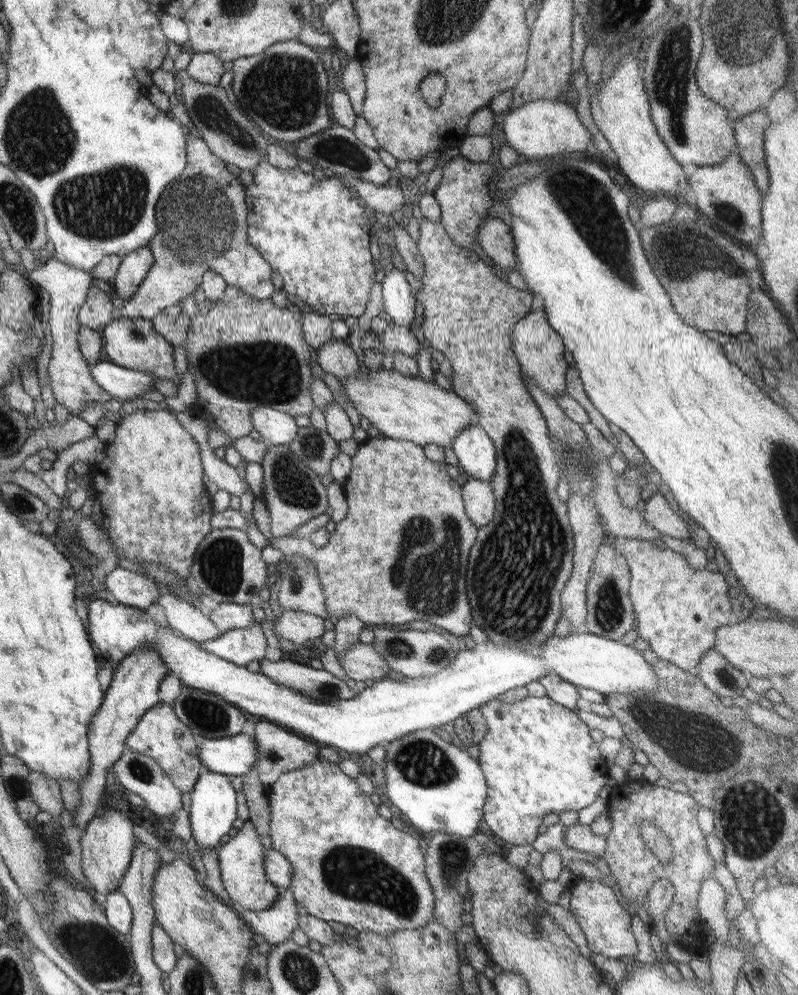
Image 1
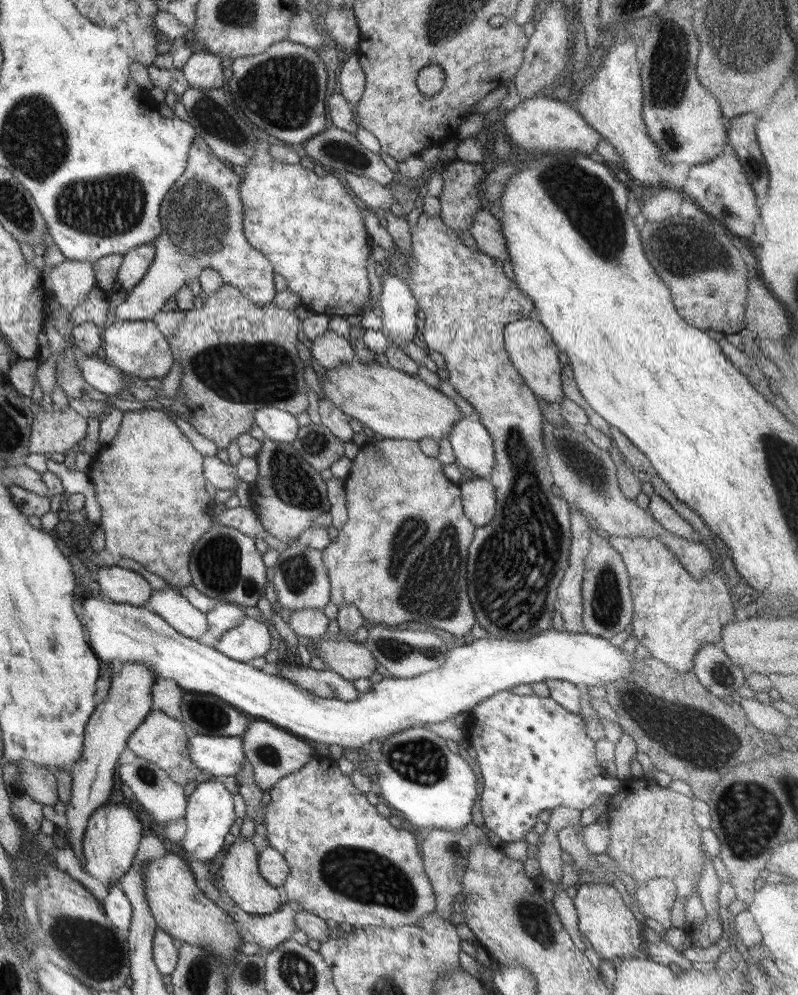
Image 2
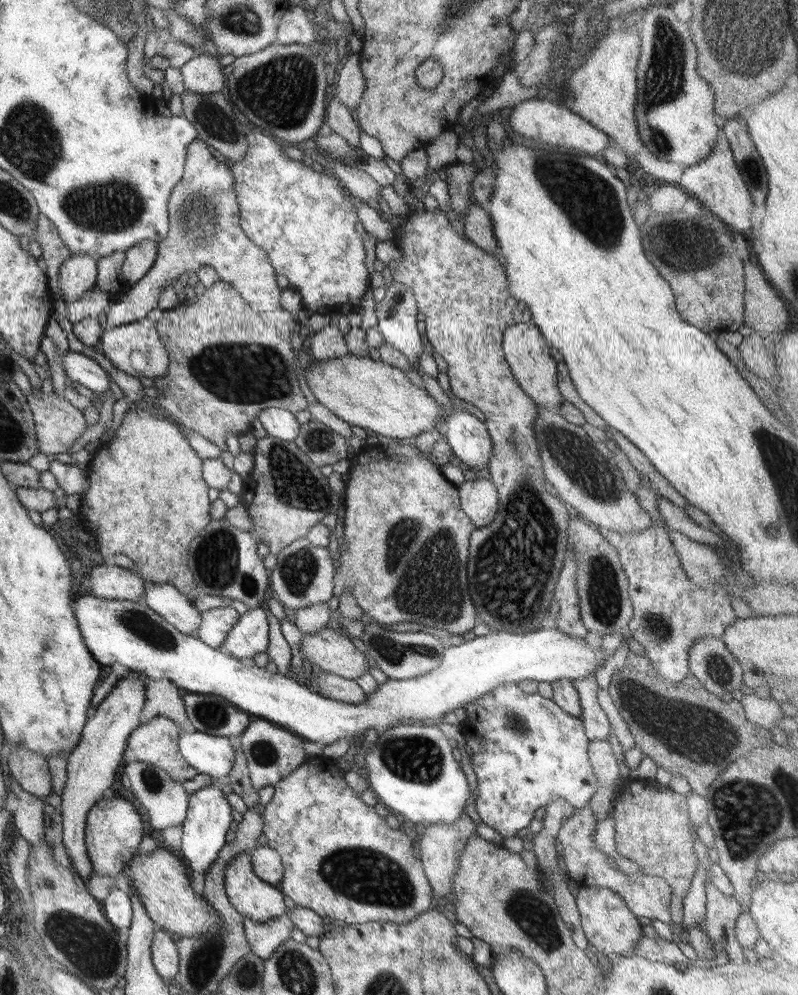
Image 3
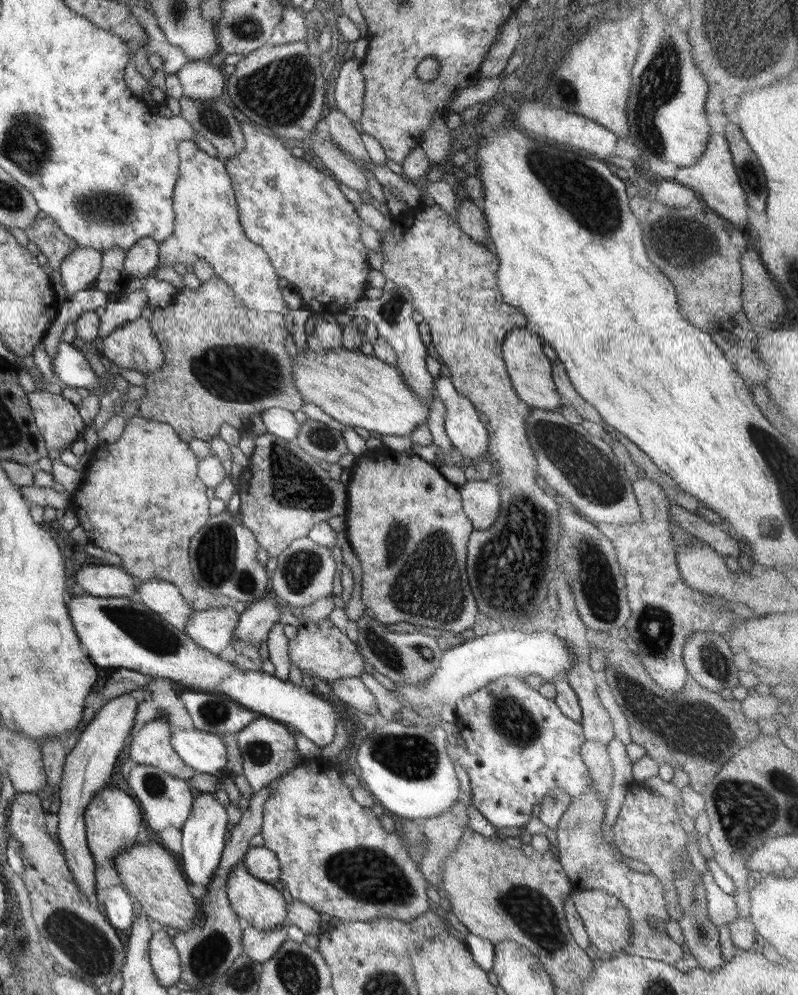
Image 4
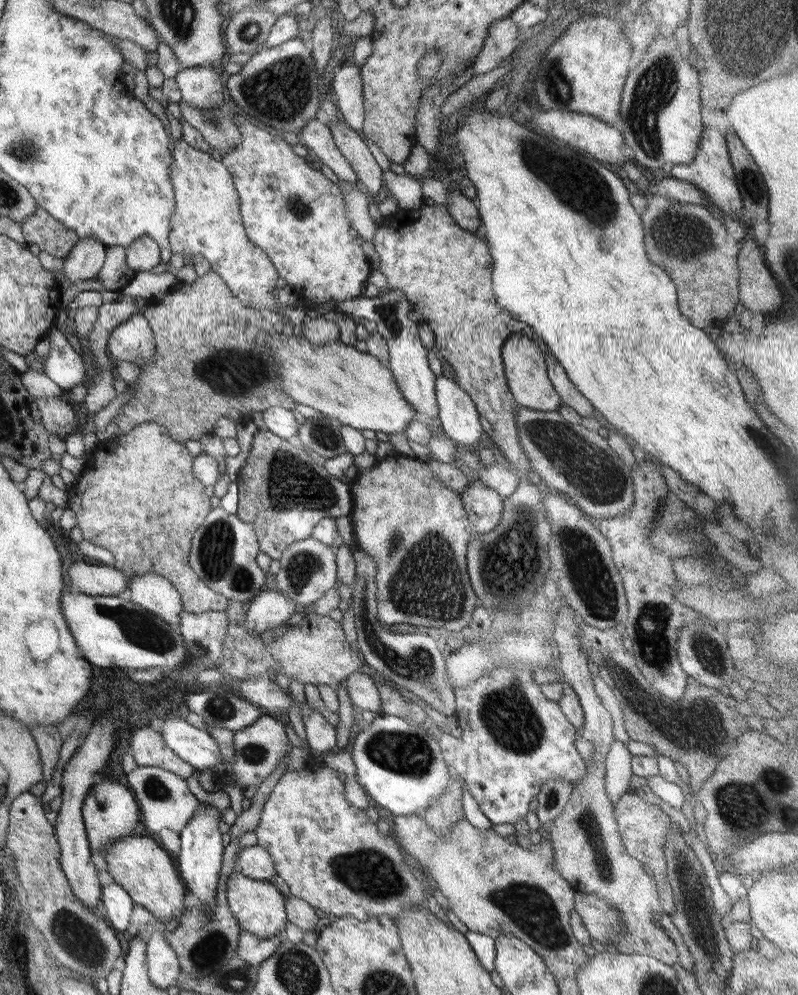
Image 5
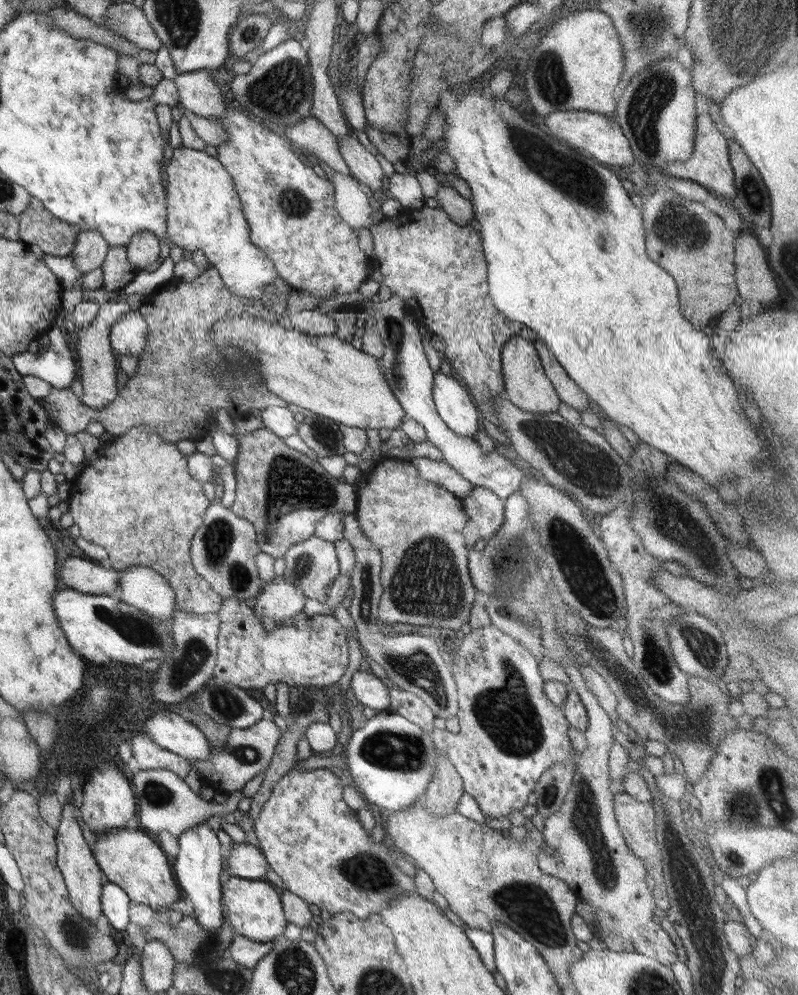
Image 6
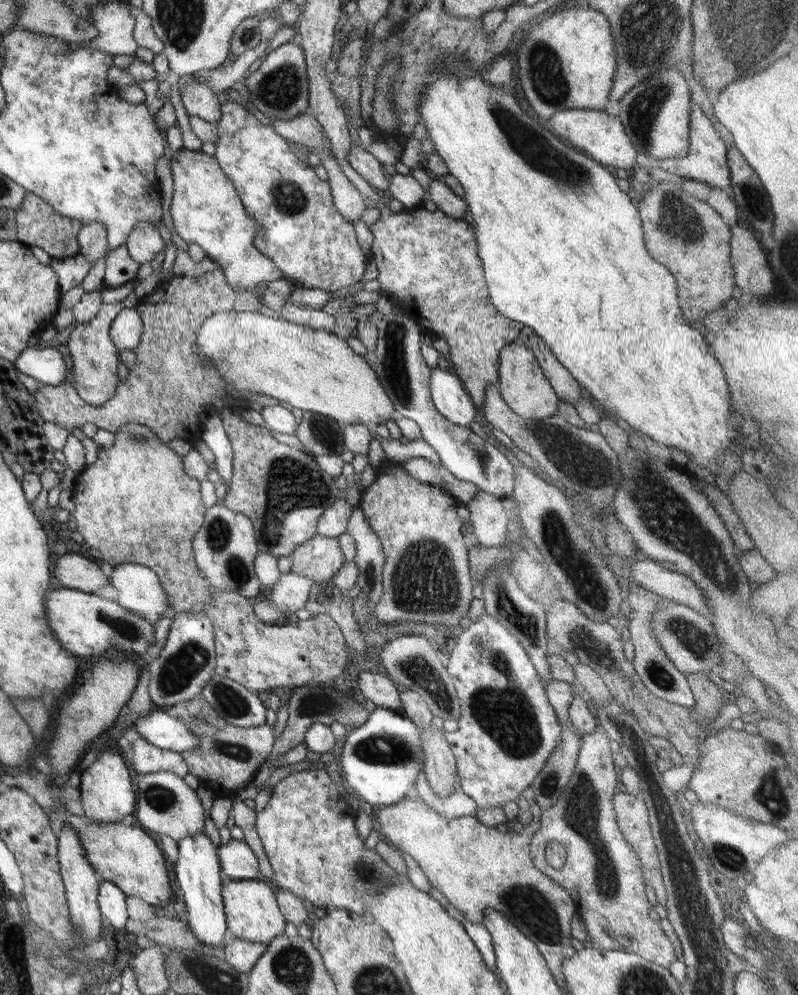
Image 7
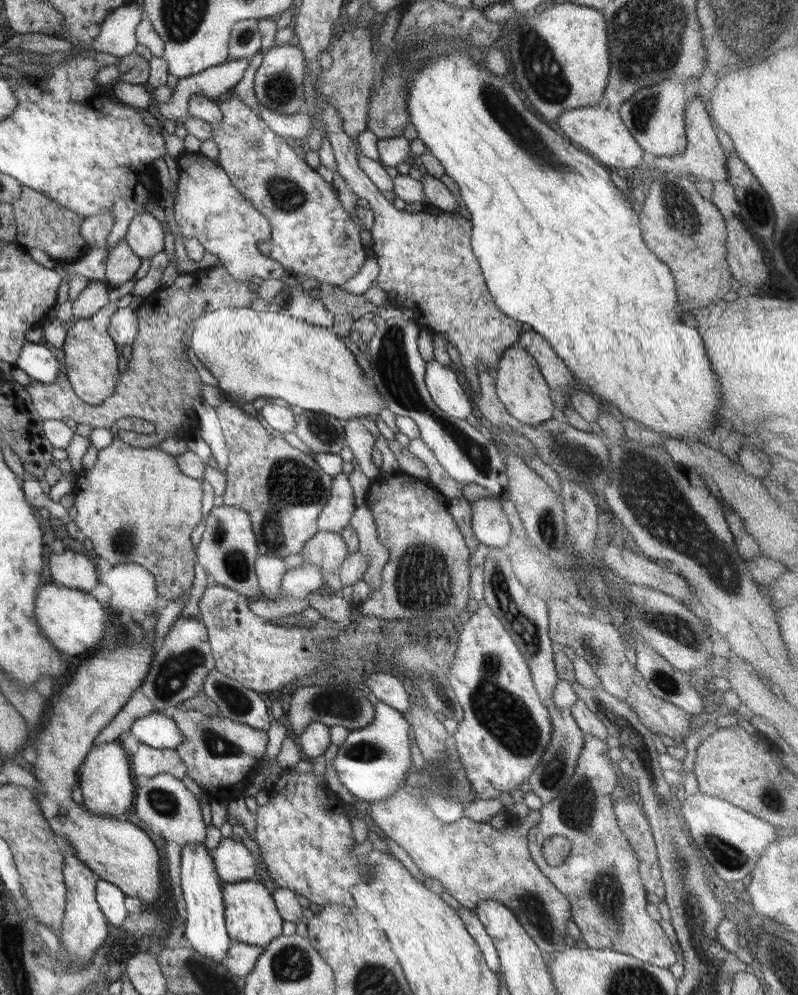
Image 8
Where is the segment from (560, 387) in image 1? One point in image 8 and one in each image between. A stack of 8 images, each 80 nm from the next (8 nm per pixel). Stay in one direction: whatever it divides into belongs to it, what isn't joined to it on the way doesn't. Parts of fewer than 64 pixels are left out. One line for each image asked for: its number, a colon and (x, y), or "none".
2: (532, 352)
3: (526, 352)
4: (529, 370)
5: (524, 367)
6: (526, 386)
7: (522, 385)
8: (520, 387)

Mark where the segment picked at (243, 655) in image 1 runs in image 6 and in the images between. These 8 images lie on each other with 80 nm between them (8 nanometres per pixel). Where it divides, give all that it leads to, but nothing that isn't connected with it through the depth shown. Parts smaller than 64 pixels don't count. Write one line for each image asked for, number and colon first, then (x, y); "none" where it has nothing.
2: (250, 639)
3: (249, 635)
4: (253, 623)
5: (268, 609)
6: (278, 600)

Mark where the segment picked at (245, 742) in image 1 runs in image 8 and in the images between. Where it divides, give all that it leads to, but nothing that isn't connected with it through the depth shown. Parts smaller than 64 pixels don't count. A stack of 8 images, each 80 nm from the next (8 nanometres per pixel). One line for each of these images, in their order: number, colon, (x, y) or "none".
2: (219, 755)
3: (213, 755)
4: (204, 752)
5: (197, 748)
6: (170, 731)
7: (161, 729)
8: (156, 730)

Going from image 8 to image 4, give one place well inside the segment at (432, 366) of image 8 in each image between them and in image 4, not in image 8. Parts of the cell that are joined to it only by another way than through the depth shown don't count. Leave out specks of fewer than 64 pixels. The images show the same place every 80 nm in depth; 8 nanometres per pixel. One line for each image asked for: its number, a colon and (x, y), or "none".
4: (466, 434)
5: (458, 417)
6: (453, 403)
7: (450, 399)

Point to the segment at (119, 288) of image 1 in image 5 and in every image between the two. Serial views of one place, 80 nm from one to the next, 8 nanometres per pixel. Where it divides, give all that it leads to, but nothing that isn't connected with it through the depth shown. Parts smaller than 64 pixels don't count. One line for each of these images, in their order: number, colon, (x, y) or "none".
2: (135, 262)
3: (138, 259)
4: (141, 259)
5: (143, 254)

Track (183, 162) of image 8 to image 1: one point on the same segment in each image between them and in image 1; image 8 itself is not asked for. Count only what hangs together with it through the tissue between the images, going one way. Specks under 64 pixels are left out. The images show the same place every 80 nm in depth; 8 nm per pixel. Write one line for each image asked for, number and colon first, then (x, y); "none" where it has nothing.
1: (200, 216)
2: (201, 214)
3: (203, 229)
4: (206, 227)
5: (206, 220)
6: (203, 210)
7: (204, 208)

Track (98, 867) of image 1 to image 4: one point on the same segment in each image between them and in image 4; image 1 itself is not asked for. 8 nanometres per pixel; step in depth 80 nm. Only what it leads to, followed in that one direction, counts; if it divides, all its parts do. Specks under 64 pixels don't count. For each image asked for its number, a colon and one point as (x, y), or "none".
2: (110, 840)
3: (113, 829)
4: (112, 821)

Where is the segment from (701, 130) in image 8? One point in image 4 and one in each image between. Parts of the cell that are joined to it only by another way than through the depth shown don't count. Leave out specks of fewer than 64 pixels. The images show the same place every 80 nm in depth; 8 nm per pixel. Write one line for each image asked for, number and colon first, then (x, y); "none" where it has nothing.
4: (712, 178)
5: (710, 171)
6: (709, 166)
7: (705, 162)

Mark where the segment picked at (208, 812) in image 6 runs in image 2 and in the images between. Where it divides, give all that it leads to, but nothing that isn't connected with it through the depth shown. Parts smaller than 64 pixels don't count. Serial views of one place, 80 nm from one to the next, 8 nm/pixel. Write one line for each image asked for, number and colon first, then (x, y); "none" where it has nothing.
2: (162, 798)
3: (164, 799)
4: (165, 800)
5: (164, 802)

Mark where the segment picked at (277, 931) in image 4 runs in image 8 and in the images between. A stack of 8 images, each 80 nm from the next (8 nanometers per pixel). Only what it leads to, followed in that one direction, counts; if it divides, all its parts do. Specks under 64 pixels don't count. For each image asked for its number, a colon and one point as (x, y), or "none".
5: (253, 950)
6: (246, 953)
7: (241, 955)
8: (239, 960)

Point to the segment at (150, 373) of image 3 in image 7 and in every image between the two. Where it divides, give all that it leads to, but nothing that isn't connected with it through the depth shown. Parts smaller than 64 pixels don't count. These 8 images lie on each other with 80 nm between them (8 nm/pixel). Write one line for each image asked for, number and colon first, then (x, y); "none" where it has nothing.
4: (133, 346)
5: (132, 341)
6: (127, 336)
7: (125, 331)

